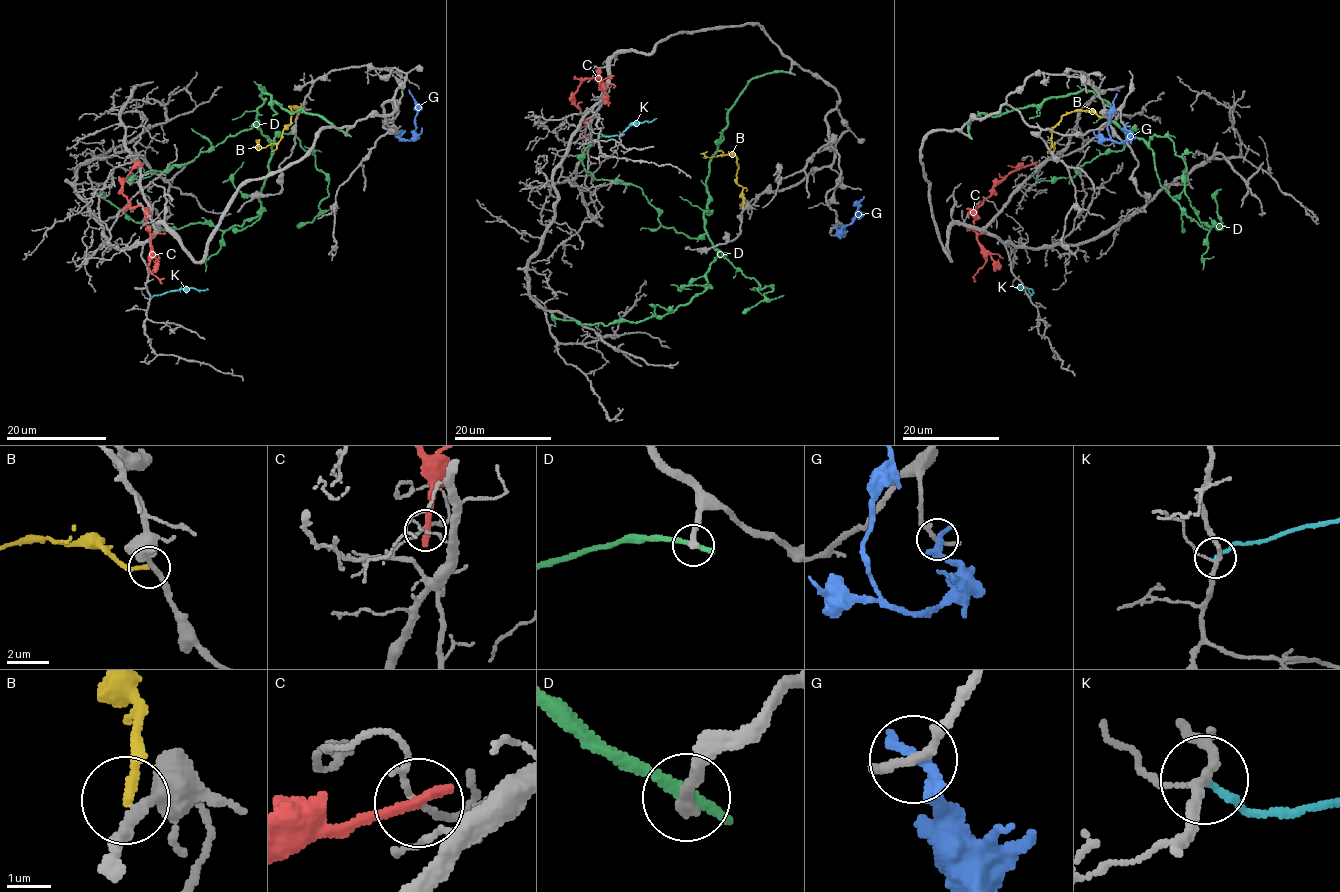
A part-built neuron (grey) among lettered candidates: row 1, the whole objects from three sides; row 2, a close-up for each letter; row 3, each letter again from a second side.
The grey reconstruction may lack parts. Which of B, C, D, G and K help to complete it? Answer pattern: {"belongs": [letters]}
{"belongs": []}

